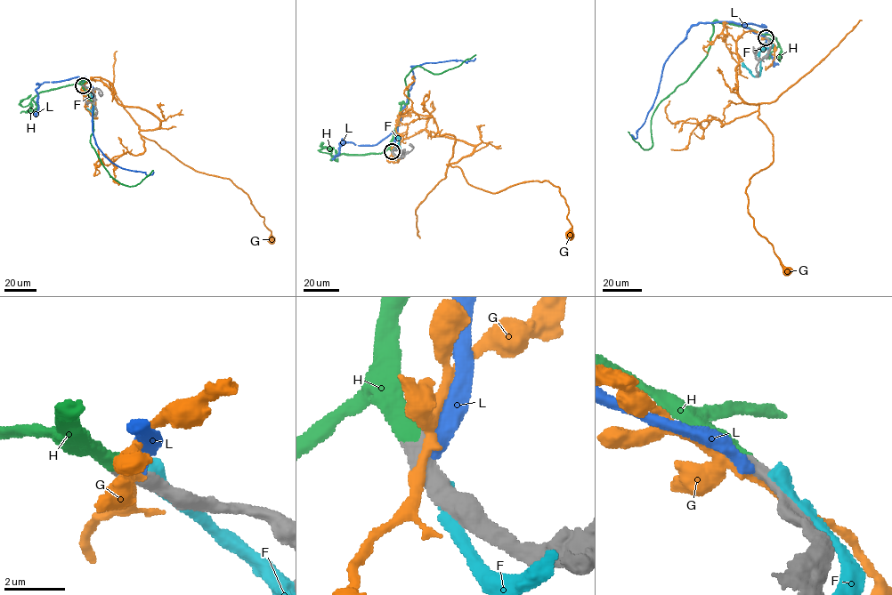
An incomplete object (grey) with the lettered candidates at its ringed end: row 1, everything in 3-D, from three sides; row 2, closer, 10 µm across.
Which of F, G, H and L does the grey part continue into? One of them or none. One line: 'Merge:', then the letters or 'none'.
Merge: H

